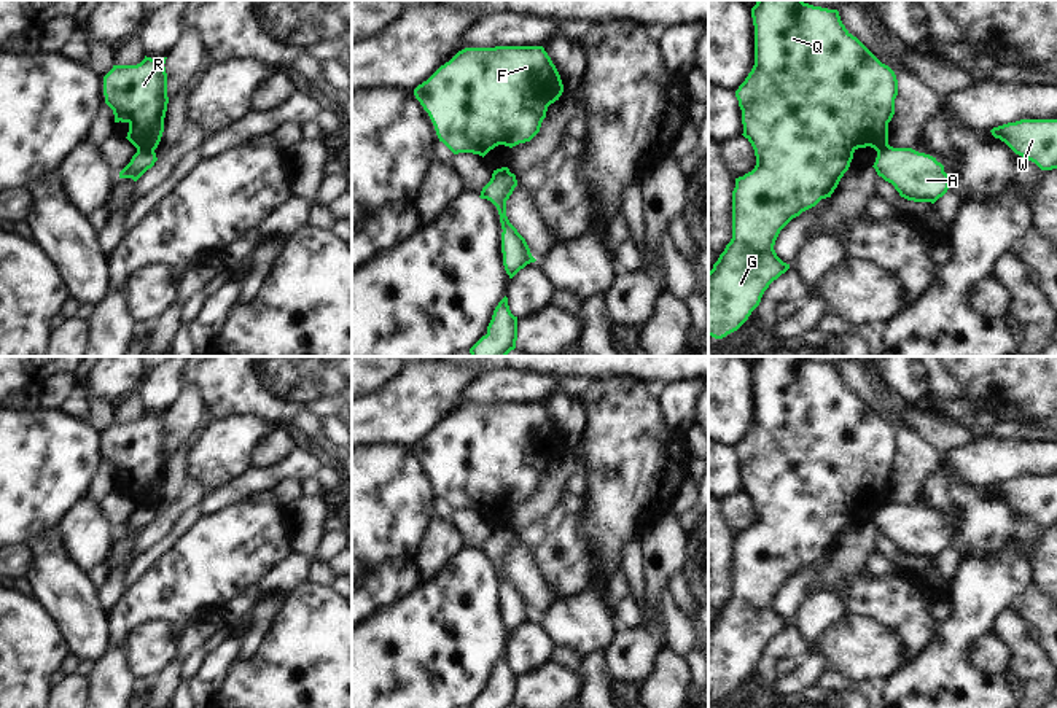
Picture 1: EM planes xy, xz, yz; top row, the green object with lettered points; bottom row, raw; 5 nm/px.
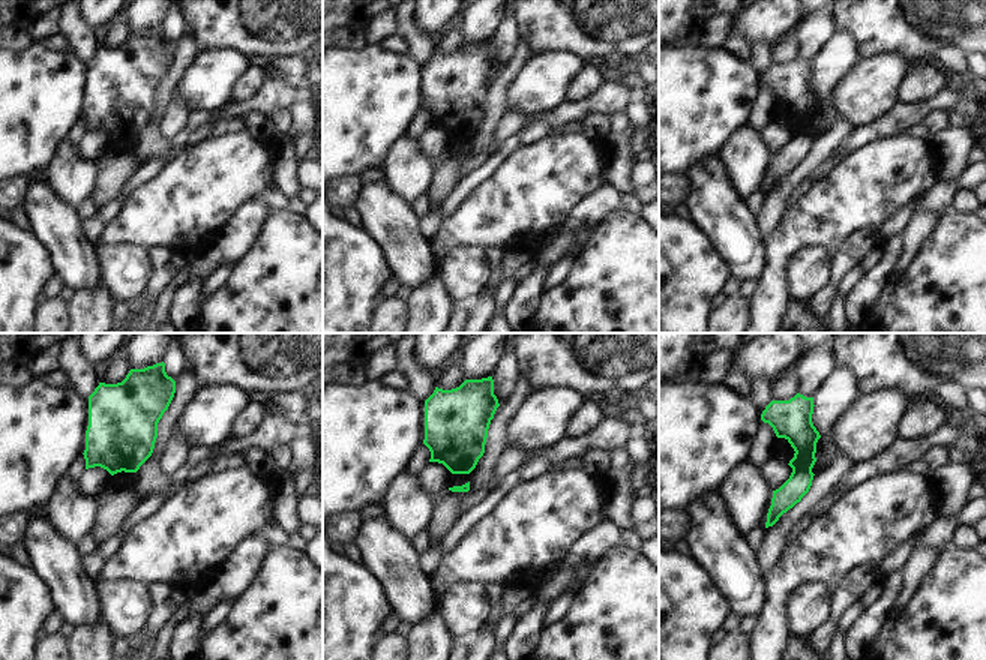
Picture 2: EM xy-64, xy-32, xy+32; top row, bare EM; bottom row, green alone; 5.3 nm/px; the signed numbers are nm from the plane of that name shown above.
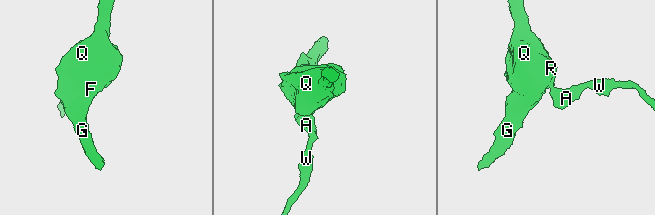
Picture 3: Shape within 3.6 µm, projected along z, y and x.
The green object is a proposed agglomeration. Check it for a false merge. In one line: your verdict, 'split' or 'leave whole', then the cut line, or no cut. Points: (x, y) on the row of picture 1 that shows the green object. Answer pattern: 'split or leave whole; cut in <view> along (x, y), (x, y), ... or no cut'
split; cut in xy along (137, 148), (153, 151)

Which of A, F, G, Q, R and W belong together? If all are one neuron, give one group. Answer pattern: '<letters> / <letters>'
A W / F G Q R

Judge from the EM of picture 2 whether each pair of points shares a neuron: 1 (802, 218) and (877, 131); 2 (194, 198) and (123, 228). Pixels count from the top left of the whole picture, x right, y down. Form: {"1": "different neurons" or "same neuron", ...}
{"1": "different neurons", "2": "same neuron"}

